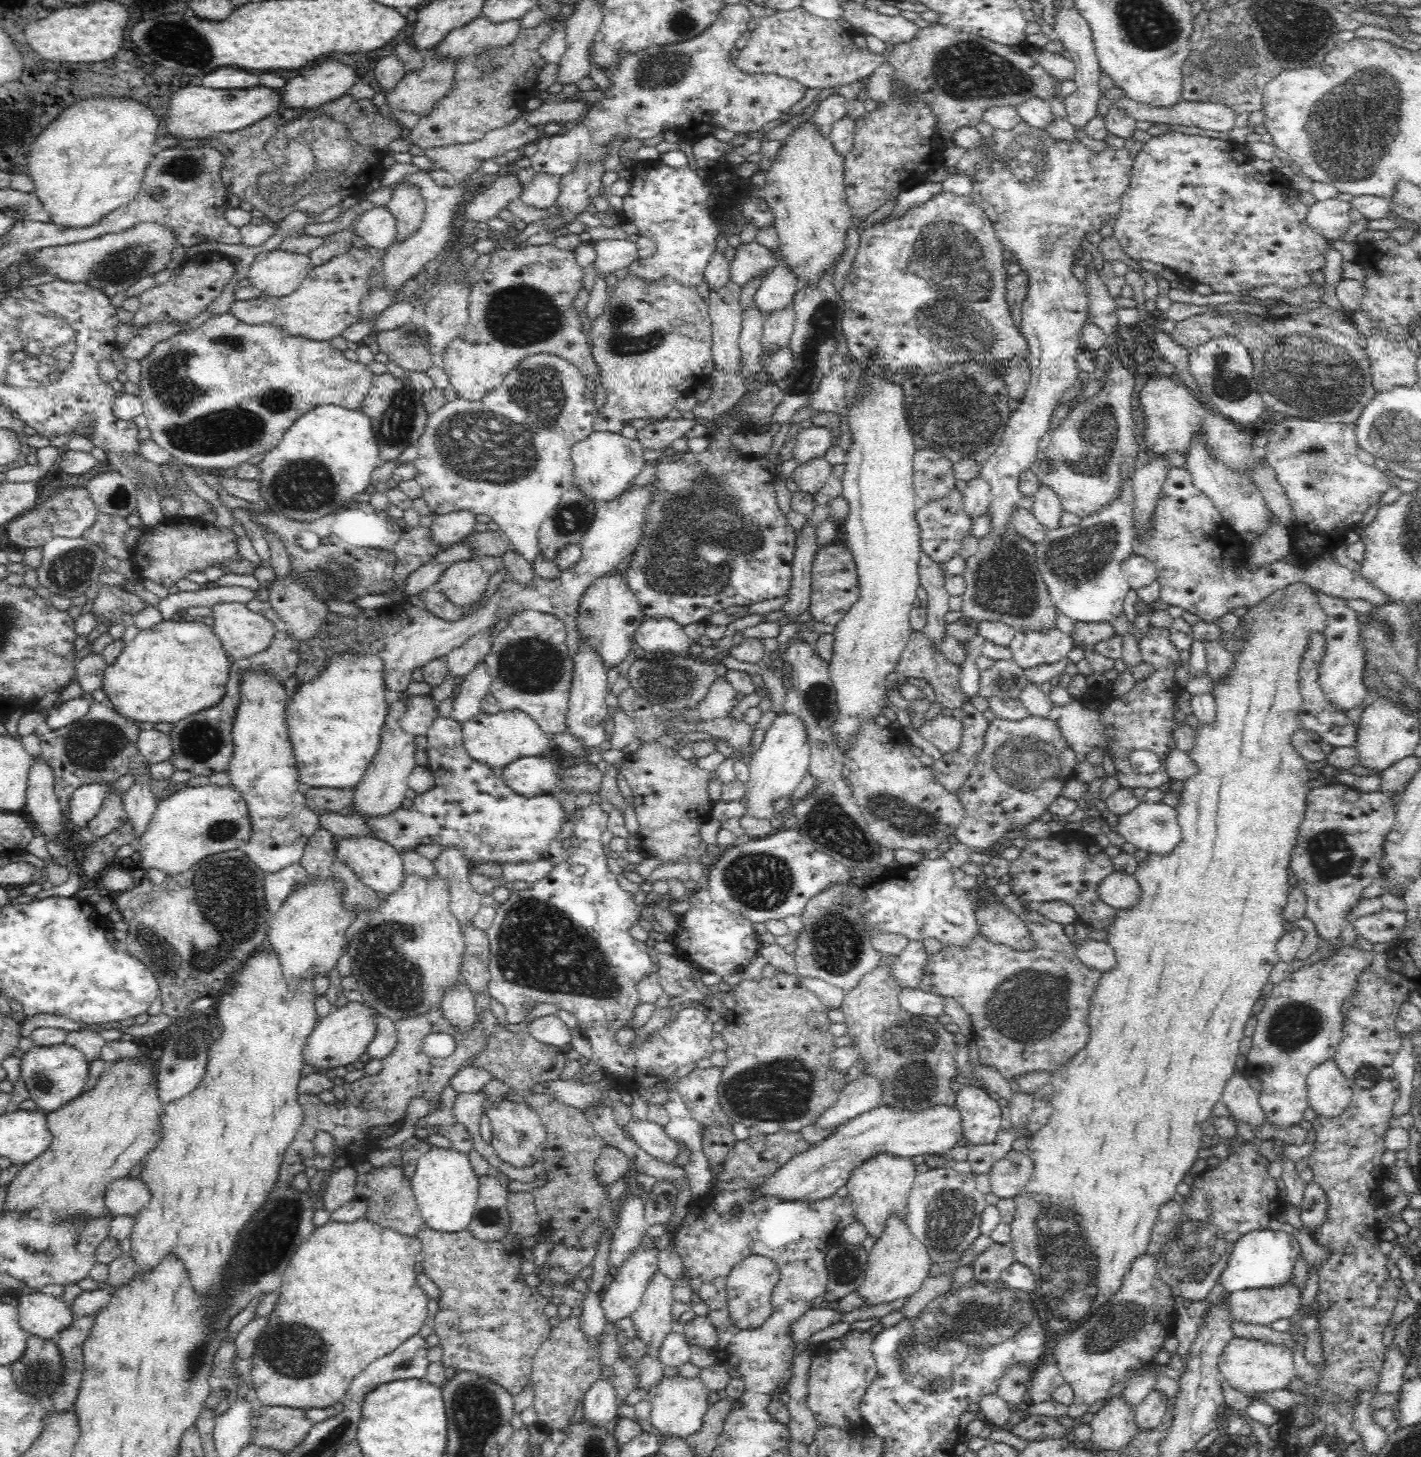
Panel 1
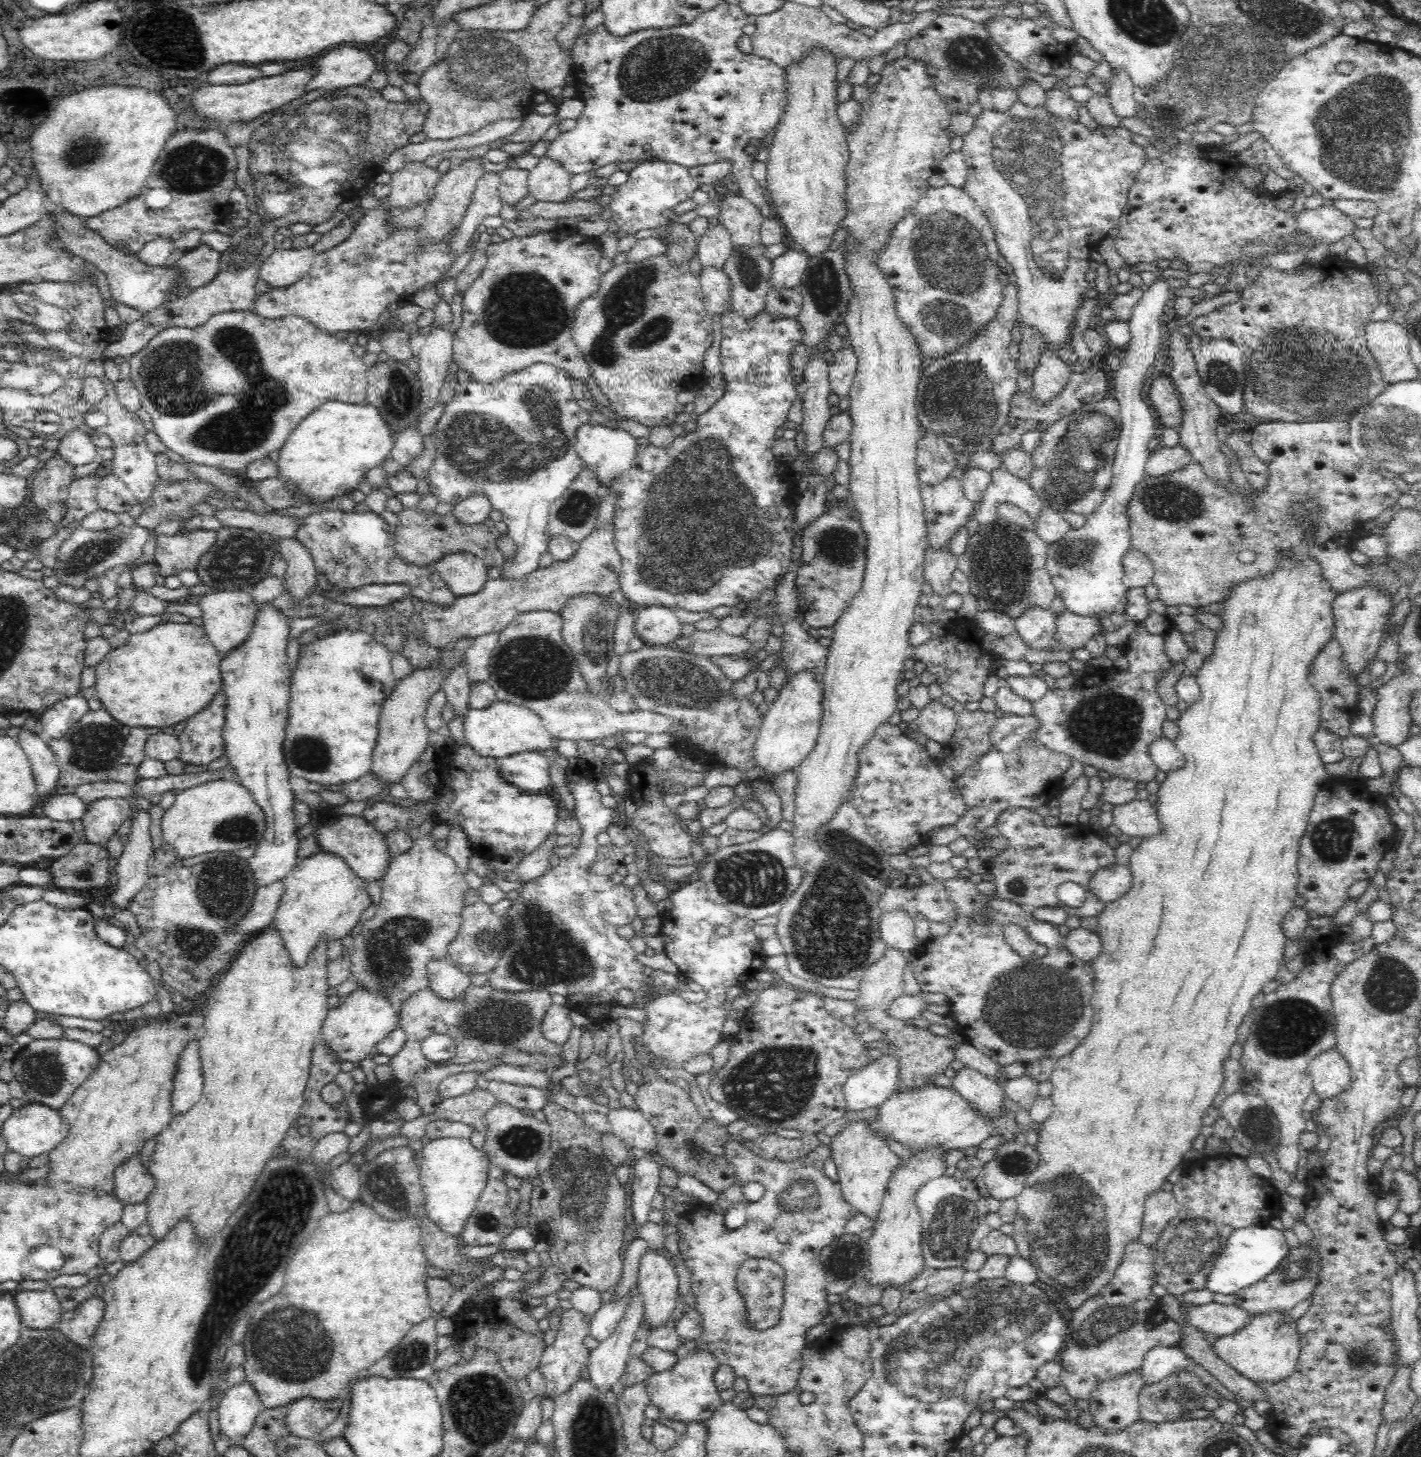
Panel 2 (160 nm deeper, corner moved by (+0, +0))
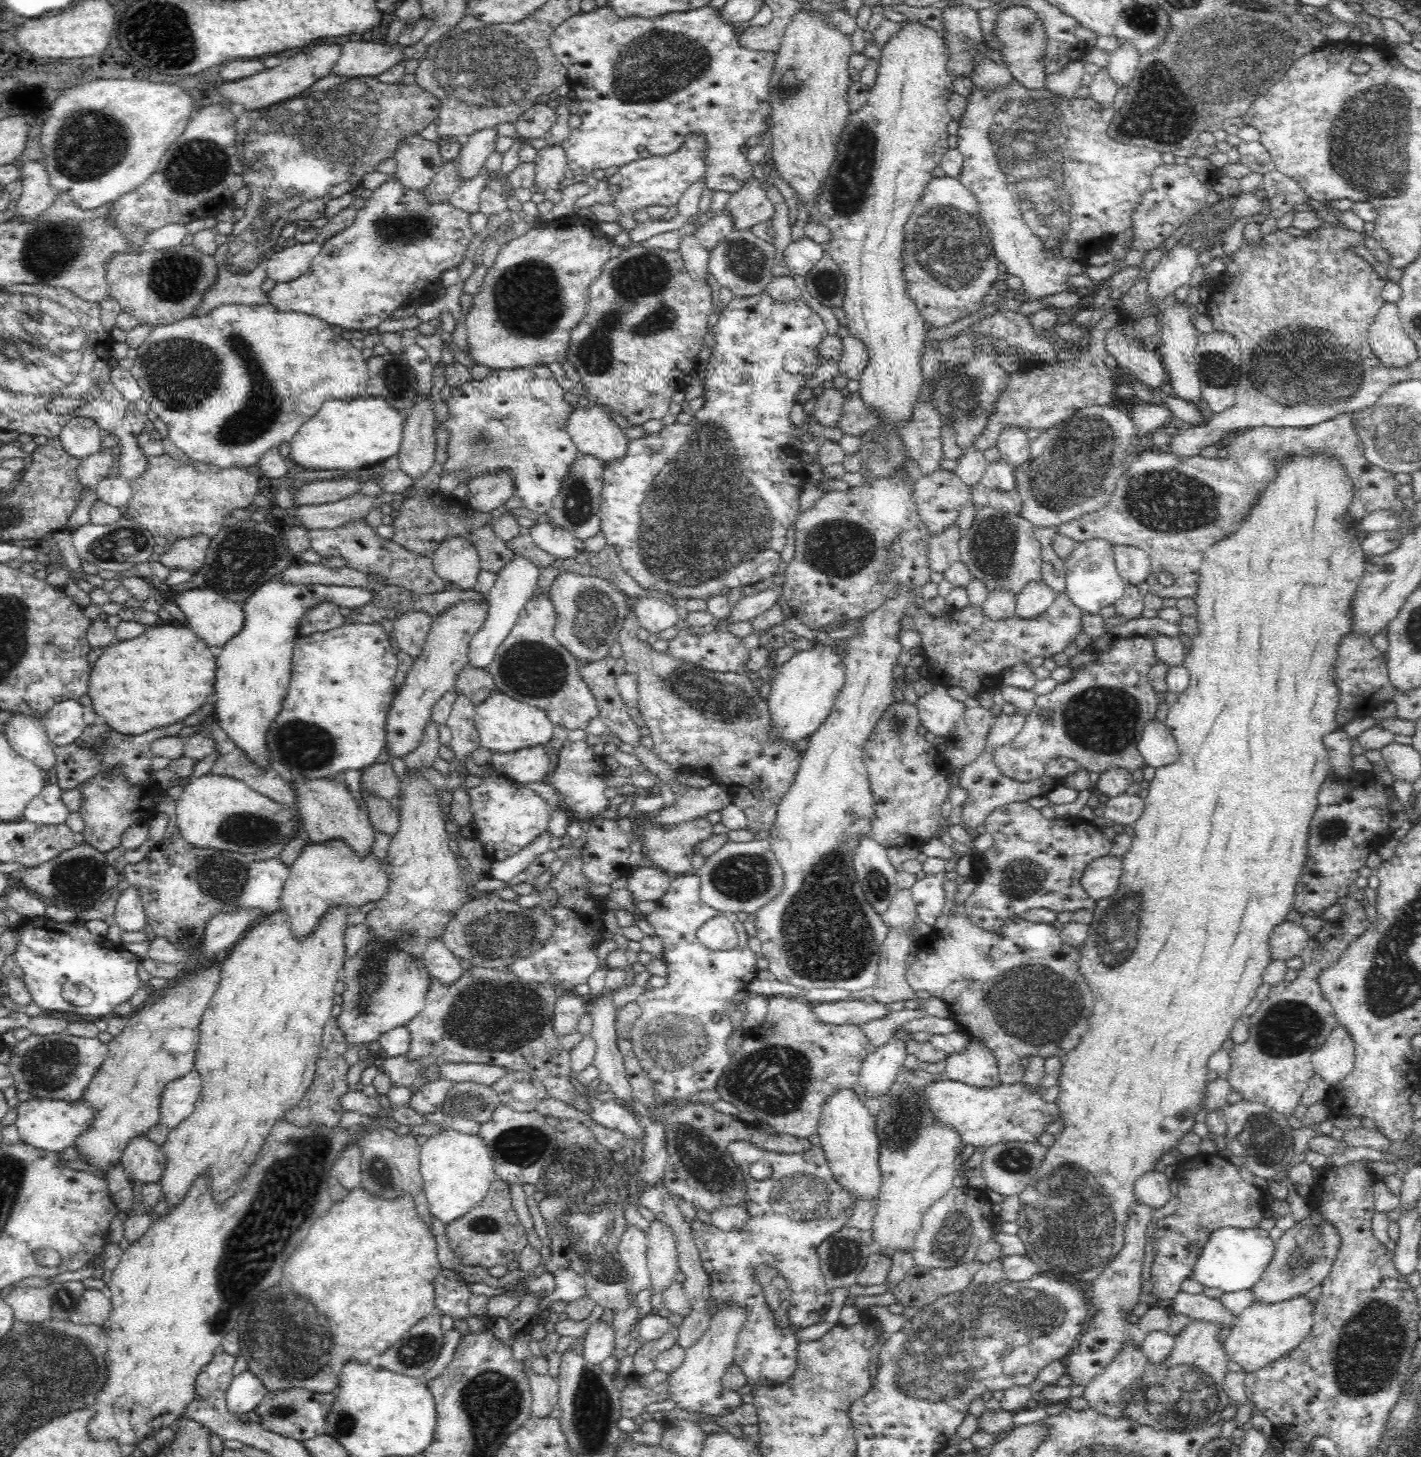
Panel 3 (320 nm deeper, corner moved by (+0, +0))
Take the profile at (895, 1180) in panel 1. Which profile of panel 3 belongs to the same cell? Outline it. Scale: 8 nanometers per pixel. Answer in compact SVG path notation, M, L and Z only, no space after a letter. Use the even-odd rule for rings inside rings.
M840 1088L822 1102L816 1133L820 1137L821 1150L838 1184L854 1199L877 1199L879 1194L879 1141L874 1118L852 1088Z

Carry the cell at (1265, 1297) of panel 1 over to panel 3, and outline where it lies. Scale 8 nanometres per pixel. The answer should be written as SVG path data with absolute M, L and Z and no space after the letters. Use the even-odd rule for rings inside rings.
M1312 1208L1308 1216L1296 1221L1274 1242L1274 1254L1269 1266L1259 1282L1251 1287L1254 1300L1266 1304L1278 1303L1306 1294L1314 1286L1322 1284L1331 1272L1340 1245L1337 1228L1327 1222L1320 1211Z

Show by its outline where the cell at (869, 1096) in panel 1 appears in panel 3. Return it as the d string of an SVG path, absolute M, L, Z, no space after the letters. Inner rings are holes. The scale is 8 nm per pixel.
M902 1027L894 1030L885 1045L878 1047L865 1058L856 1086L852 1088L858 1097L863 1100L866 1094L880 1097L886 1092L886 1088L890 1088L898 1070L903 1066L907 1044L912 1040L911 1034L912 1032Z

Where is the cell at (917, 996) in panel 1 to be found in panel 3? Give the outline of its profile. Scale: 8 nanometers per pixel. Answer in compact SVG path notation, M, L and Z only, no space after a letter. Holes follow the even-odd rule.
M846 999L837 1002L823 1002L814 1006L814 1015L818 1021L826 1024L858 1024L866 1026L868 1020L884 1018L888 1012L888 1005L874 1001L866 1003L864 1000Z

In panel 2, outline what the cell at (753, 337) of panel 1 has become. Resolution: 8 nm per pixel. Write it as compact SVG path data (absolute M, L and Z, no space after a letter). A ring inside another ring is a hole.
M757 245L750 249L736 251L733 246L730 256L726 263L720 266L722 272L728 277L728 285L730 285L730 296L728 296L732 311L738 313L744 319L752 319L756 314L765 310L767 294L771 288L770 277L774 260L770 260L766 256L766 246Z

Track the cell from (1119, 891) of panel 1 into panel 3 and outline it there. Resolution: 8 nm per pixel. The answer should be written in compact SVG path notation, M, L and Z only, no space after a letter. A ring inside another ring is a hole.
M1098 856L1085 868L1080 878L1080 884L1086 895L1092 900L1100 900L1112 896L1118 886L1118 878L1122 874L1122 859L1120 856Z

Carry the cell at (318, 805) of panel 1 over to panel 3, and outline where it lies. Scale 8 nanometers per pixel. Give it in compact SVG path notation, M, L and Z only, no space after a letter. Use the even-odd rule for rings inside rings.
M385 762L367 767L363 772L361 783L365 790L374 791L386 800L395 801L401 788L399 782L400 777L392 768L392 764Z

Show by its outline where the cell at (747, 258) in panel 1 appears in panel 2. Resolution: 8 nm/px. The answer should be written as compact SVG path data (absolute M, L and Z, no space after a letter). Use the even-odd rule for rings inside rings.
M739 195L728 196L728 198L721 201L719 210L714 220L720 222L730 234L736 251L750 249L761 244L761 228L767 218L762 216L763 211L756 209L750 200L746 200L746 198Z

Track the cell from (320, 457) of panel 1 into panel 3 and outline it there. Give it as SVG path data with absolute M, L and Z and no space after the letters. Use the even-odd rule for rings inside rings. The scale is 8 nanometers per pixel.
M358 396L347 400L326 400L326 402L310 417L293 436L290 443L289 456L300 466L316 468L316 470L360 470L382 464L388 458L400 452L405 418L400 407L388 404L381 396Z

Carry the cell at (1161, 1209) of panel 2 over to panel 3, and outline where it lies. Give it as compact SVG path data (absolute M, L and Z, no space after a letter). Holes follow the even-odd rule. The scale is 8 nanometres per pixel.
M1164 1172L1147 1173L1133 1185L1135 1199L1156 1211L1171 1200L1170 1179Z

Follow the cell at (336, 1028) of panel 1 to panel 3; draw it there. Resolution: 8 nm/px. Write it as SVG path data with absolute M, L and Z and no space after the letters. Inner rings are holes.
M374 937L368 938L354 956L345 960L342 981L345 991L341 994L343 1003L337 1026L348 1044L361 1047L366 1042L375 1045L382 1034L405 1026L423 1009L431 976L423 957L413 958L404 948Z

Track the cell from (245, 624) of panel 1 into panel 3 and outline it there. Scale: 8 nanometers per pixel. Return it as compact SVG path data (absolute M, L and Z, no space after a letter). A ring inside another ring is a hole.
M192 588L175 596L175 604L184 614L185 624L192 629L200 639L206 641L209 648L223 648L228 640L232 640L244 622L243 607L232 603L228 598L208 590L207 588Z

